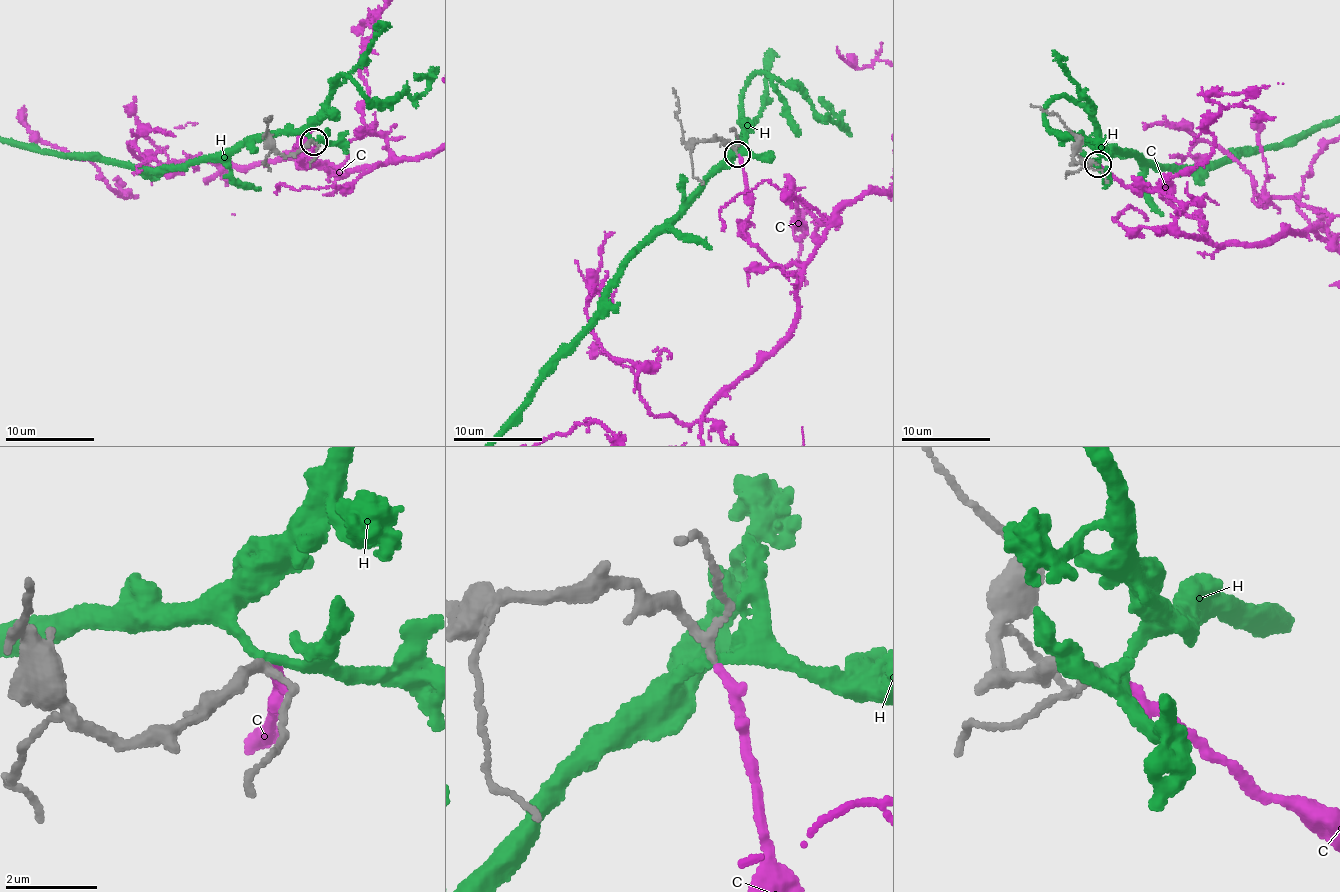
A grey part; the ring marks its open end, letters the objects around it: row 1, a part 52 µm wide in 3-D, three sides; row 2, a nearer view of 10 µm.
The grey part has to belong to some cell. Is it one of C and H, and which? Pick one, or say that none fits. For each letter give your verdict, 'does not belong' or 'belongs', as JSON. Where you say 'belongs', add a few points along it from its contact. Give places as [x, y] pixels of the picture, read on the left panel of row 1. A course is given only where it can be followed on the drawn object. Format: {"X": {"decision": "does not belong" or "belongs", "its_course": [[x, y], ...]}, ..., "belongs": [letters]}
{"C": {"decision": "belongs"}, "H": {"decision": "does not belong"}, "belongs": ["C"]}

